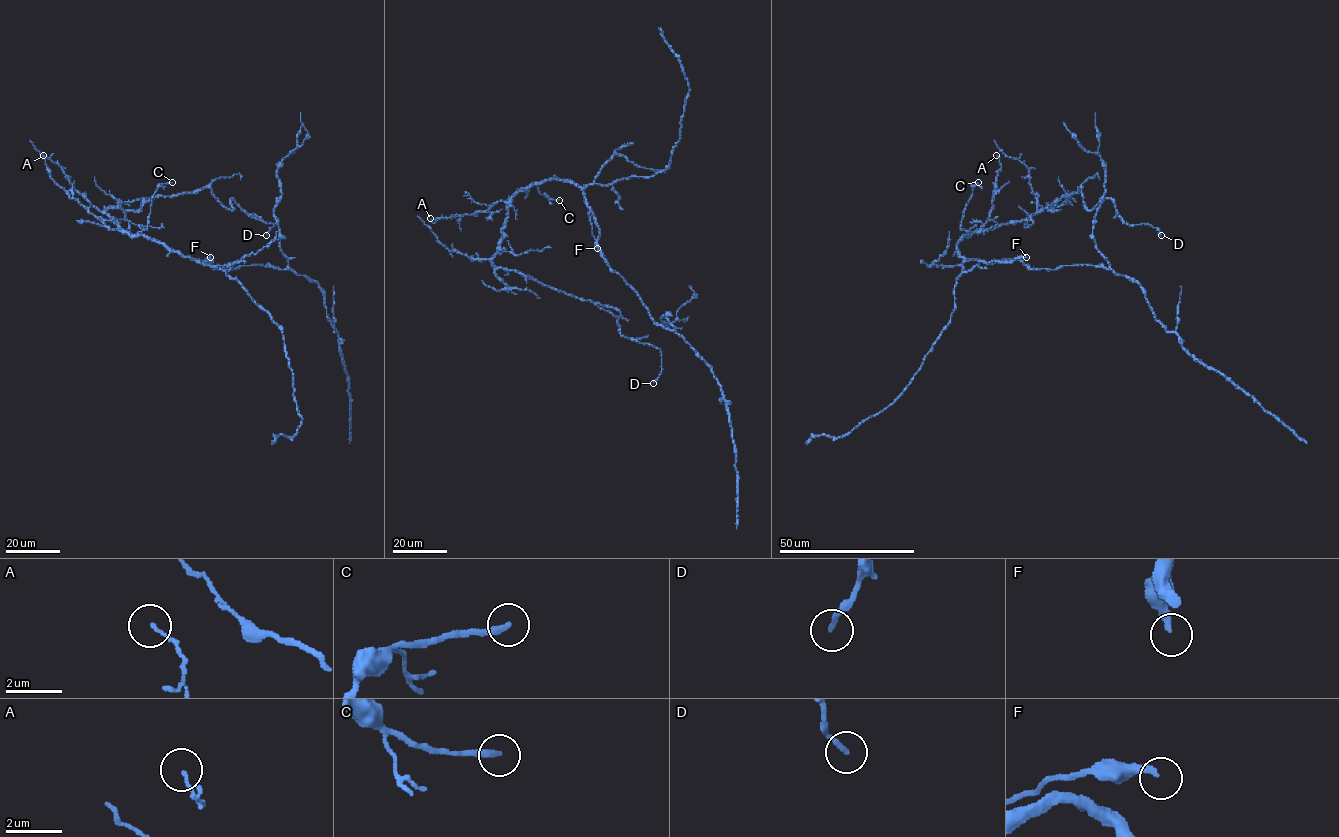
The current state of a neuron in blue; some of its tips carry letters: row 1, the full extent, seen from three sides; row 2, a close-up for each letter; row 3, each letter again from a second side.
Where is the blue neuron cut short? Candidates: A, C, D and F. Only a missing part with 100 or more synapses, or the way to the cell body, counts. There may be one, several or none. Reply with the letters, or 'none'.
none

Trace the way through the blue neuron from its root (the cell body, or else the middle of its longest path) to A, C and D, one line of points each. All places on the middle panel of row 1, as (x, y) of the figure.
A: (588, 205), (580, 188), (550, 179), (518, 189), (484, 211), (434, 223), (430, 218)
C: (588, 205), (584, 192), (564, 180), (550, 179), (528, 188), (534, 182), (541, 194), (559, 200)
D: (588, 205), (564, 180), (523, 188), (492, 262), (618, 310), (622, 335), (660, 350), (653, 383)

